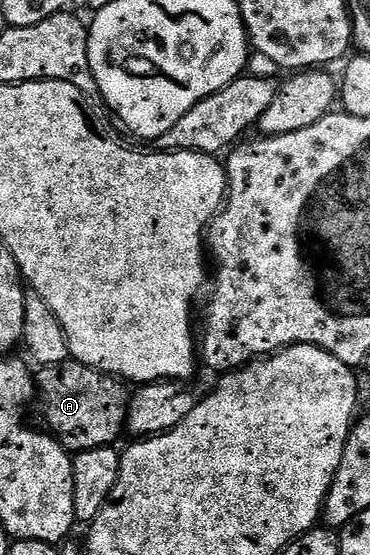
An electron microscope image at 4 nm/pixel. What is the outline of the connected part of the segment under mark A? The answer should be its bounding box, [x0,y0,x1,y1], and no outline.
[36,359,129,453]

